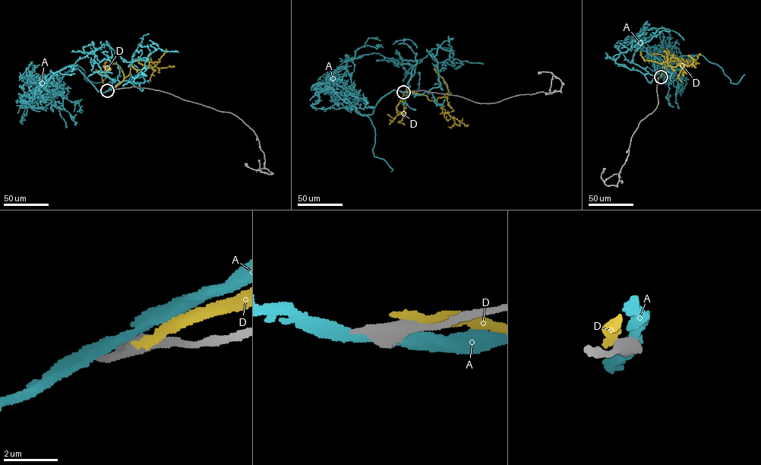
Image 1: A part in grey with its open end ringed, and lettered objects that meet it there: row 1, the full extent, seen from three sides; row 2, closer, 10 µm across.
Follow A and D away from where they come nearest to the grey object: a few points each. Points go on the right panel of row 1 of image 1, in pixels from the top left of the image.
A: (661, 77), (678, 57), (694, 56), (672, 63), (644, 51), (634, 36), (643, 30), (648, 20)
D: (660, 77), (673, 54), (666, 61), (658, 63), (643, 59), (639, 51)

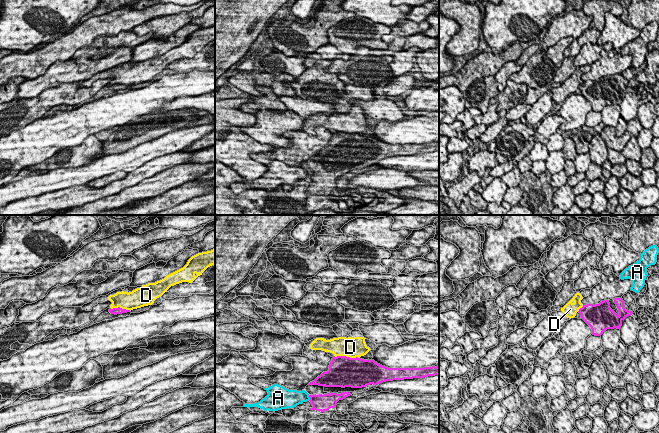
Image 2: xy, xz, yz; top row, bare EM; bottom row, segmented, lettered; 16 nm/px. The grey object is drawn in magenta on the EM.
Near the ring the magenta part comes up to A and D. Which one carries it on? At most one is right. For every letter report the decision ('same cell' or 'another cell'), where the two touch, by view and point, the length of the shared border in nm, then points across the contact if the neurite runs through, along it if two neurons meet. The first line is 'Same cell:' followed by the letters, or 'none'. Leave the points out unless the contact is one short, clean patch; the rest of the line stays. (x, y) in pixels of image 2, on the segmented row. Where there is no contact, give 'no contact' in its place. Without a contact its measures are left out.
Same cell: none
A: another cell; contact xz (310, 398); length 100 nm; border xz (308, 395), (309, 400)
D: another cell; contact xz (347, 357); length 420 nm

